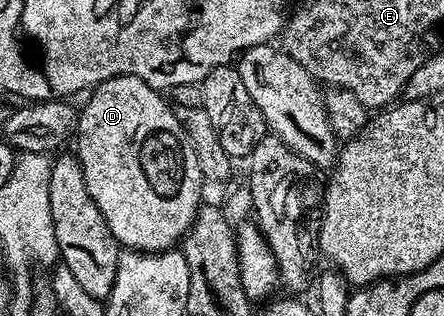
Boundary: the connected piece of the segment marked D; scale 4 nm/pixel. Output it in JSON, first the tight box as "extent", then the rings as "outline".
{"extent":[74,77,206,253],"outline":[[[112,77],[95,86],[87,97],[88,102],[84,109],[82,105],[76,118],[74,156],[80,161],[90,199],[98,203],[98,211],[102,211],[102,219],[106,219],[106,227],[110,227],[114,239],[124,249],[163,253],[173,248],[194,223],[202,204],[200,192],[206,188],[198,167],[198,155],[194,155],[194,147],[190,147],[190,139],[180,126],[173,106],[165,98],[164,102],[157,90],[137,77]]]}

